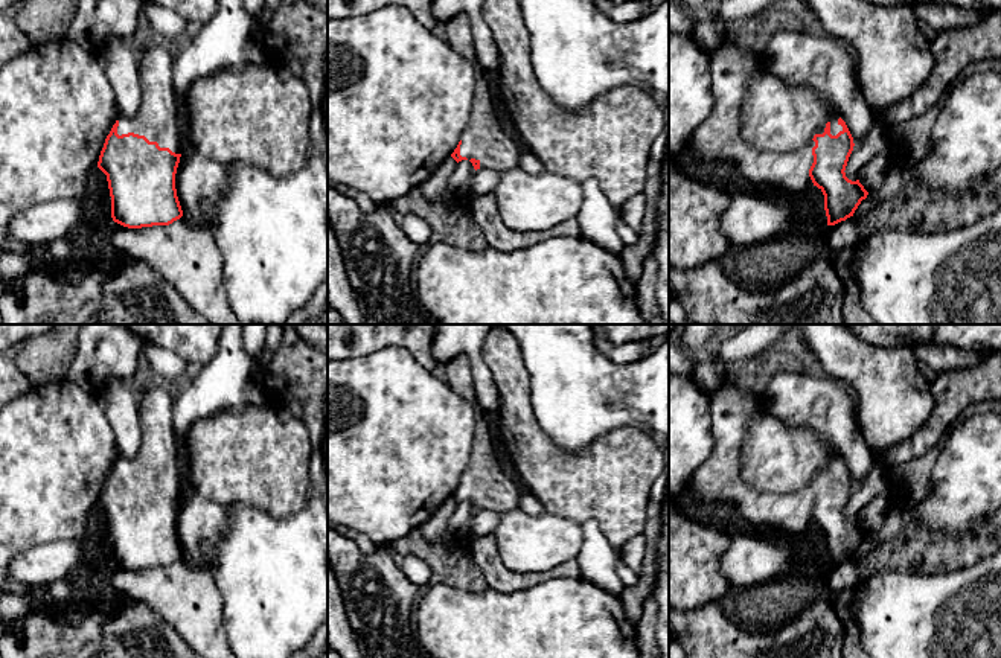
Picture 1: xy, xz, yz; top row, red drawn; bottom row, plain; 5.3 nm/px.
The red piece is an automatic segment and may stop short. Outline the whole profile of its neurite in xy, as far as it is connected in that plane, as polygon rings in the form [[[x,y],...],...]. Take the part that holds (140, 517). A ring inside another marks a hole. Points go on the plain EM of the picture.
[[[163,381],[139,391],[142,442],[131,458],[119,457],[105,480],[98,509],[107,516],[111,559],[128,570],[169,567],[183,557],[177,538],[175,515],[184,484],[180,463],[181,440],[174,428],[175,396]]]

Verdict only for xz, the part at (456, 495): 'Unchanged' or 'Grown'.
Grown

